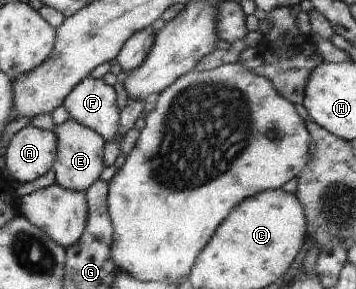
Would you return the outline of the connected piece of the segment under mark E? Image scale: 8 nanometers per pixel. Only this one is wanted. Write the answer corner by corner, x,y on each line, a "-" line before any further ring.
69,119
63,125
56,125
53,130
57,132
60,143
58,158
53,165
55,183
71,191
86,192
99,179
99,174
104,168
104,139
93,129
73,119

